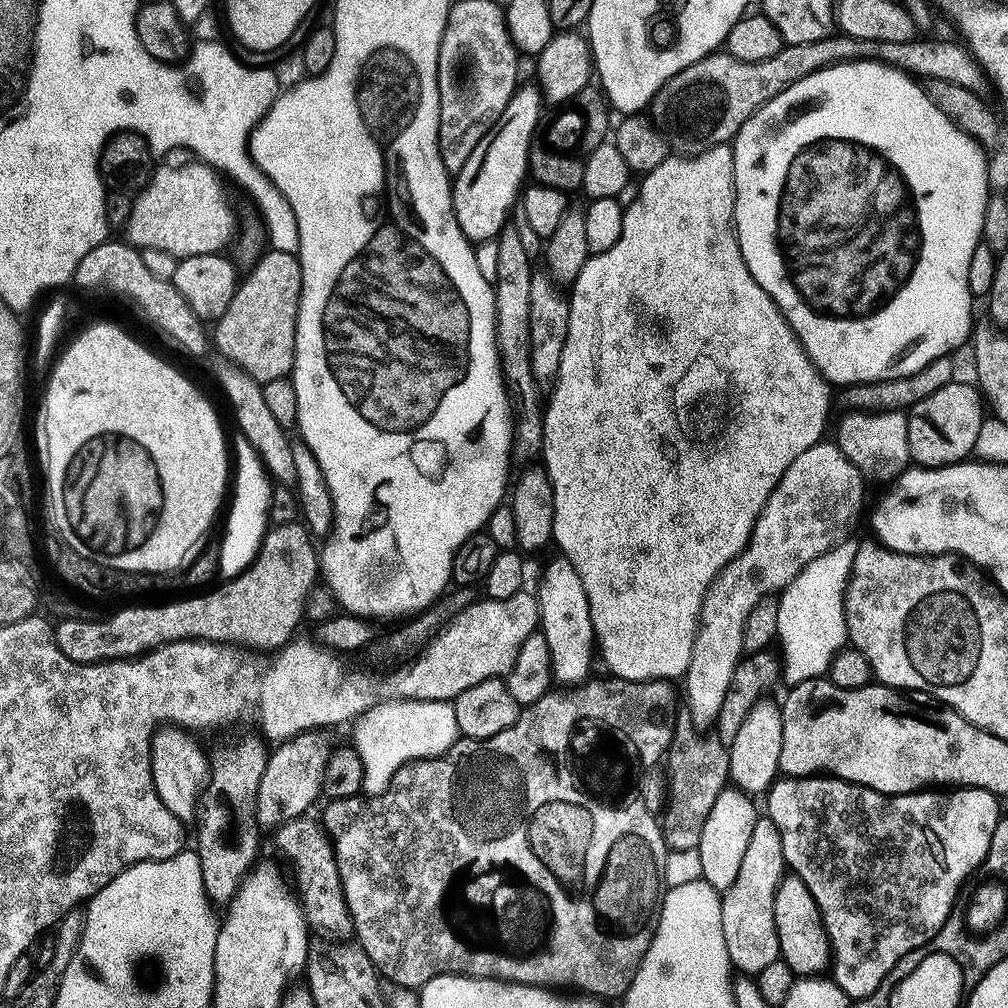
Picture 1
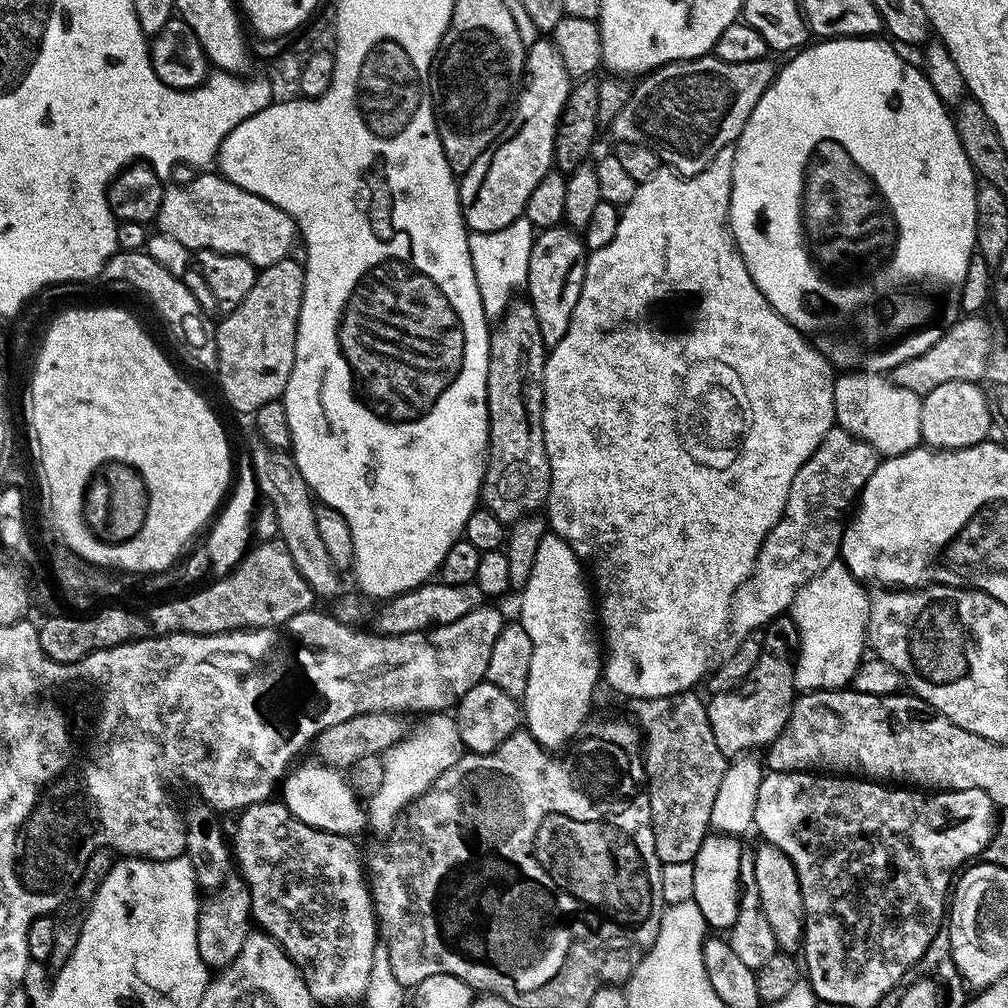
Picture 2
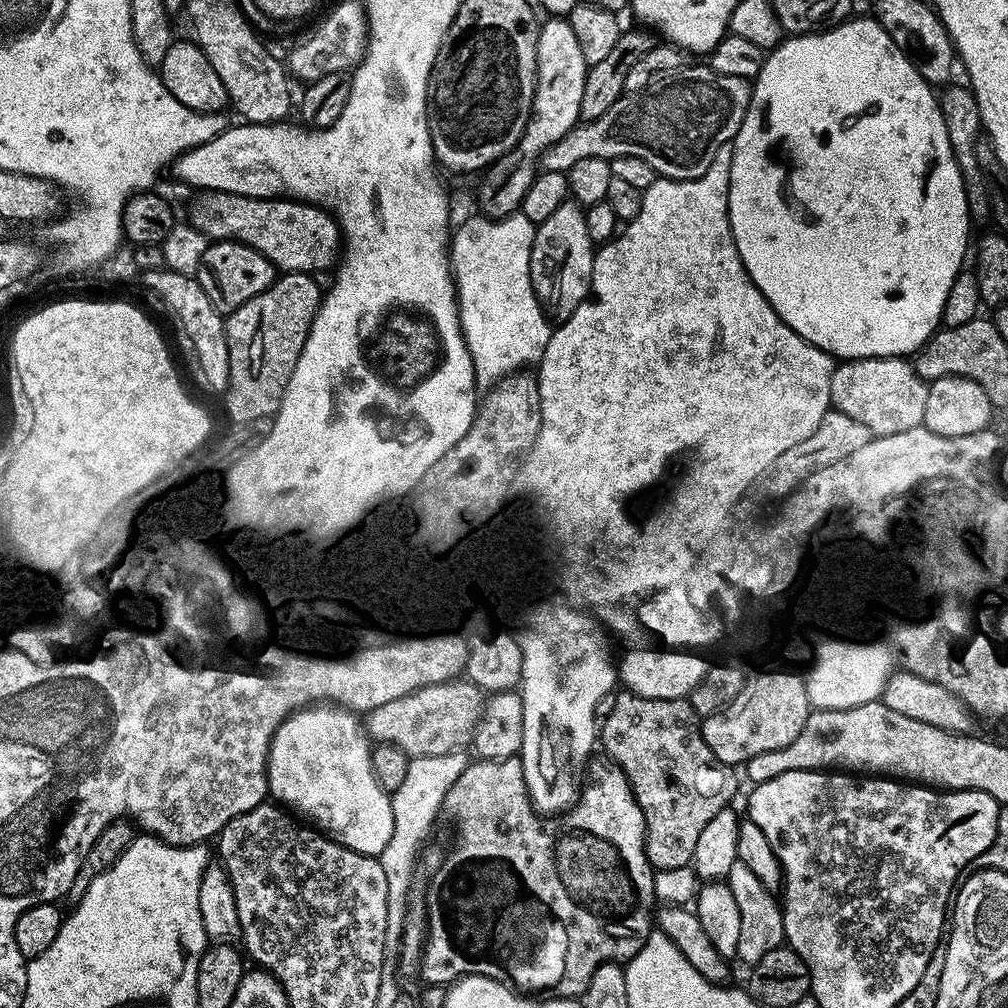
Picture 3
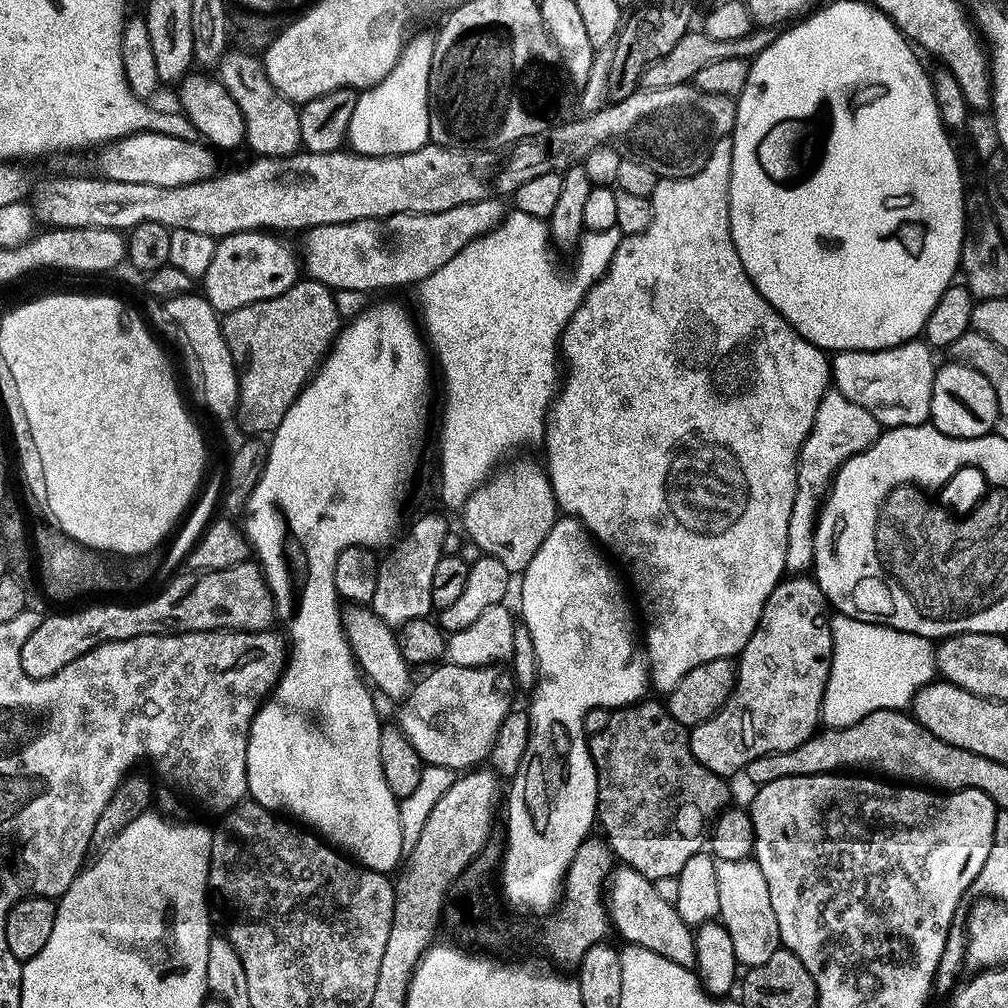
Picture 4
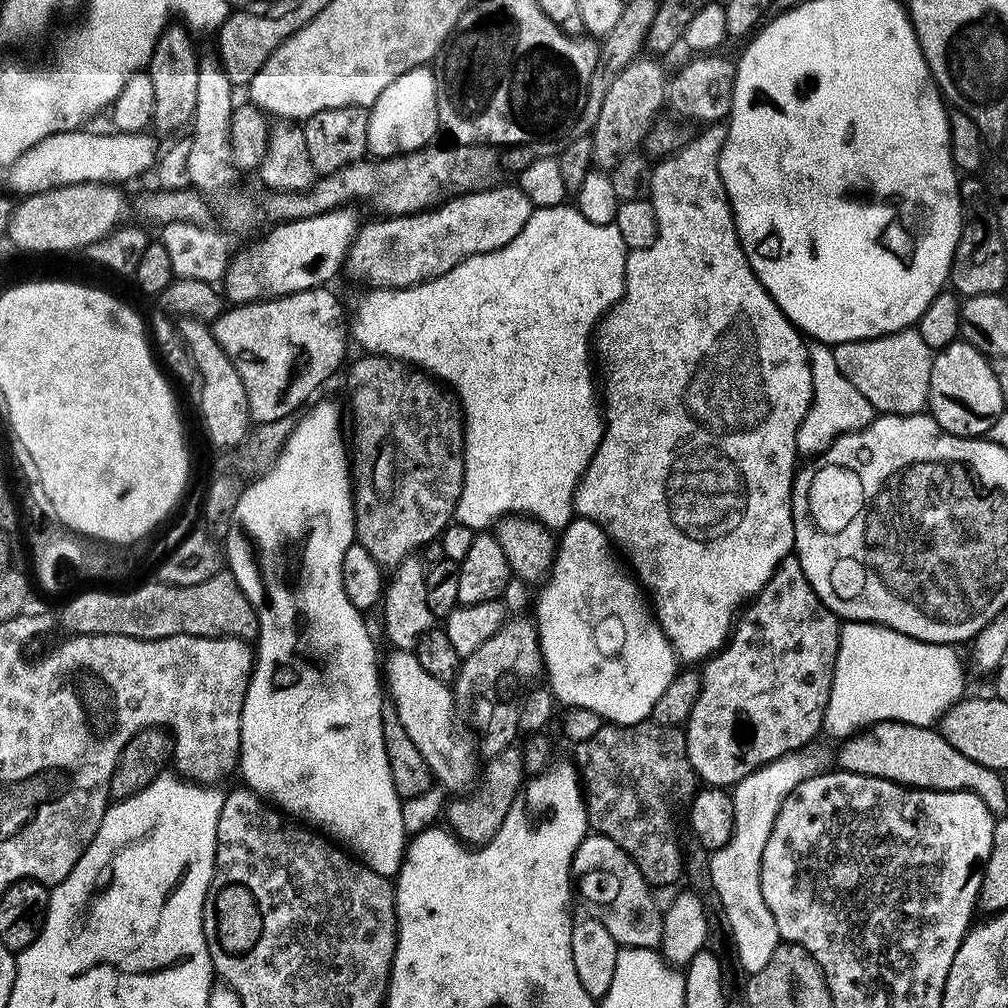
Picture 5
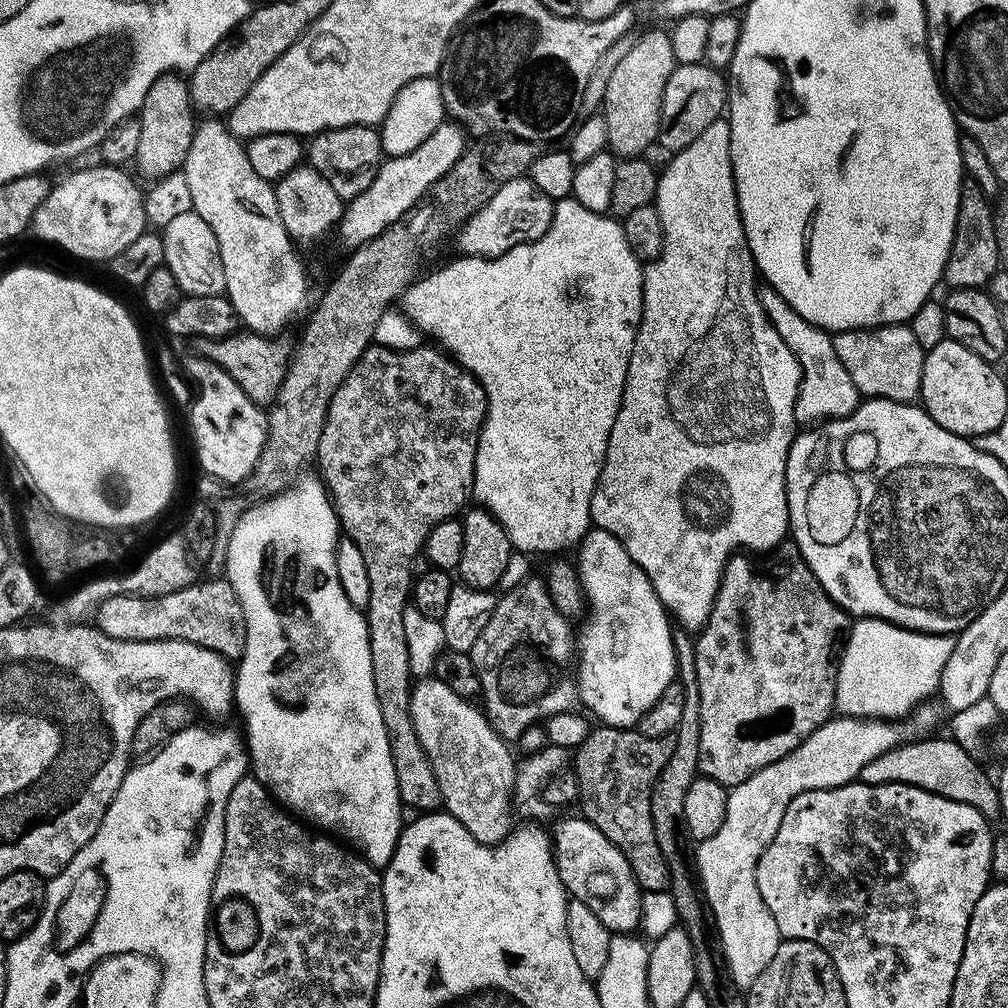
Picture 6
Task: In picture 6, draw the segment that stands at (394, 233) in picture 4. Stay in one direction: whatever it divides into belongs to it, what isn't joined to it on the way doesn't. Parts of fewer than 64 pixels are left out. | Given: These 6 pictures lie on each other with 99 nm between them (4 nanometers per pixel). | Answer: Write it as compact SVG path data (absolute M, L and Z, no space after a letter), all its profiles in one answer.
M527 175L516 177L500 186L497 193L461 225L454 236L454 241L461 248L459 251L466 256L501 256L504 252L509 252L514 246L542 238L542 234L546 234L552 221L553 207L552 199L546 194L542 194L542 190L538 190L538 186L534 186Z

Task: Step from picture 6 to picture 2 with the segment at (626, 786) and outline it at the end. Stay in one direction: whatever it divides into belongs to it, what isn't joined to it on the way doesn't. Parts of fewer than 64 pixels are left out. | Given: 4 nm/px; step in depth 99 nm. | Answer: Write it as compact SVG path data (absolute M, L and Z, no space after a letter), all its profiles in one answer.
M689 690L679 692L678 694L670 694L669 696L659 696L658 698L650 698L649 700L632 700L632 712L635 723L639 725L643 732L642 755L644 758L644 774L646 777L646 791L648 794L649 814L652 819L652 828L654 836L654 850L658 854L661 865L668 863L692 863L696 859L698 850L702 846L702 842L710 834L710 814L714 810L714 798L718 798L718 786L722 786L722 778L726 778L726 770L730 763L729 757L722 754L722 750L718 750L718 745L714 743L714 730L710 730L710 718L708 717L708 706L705 697L699 696L699 691Z

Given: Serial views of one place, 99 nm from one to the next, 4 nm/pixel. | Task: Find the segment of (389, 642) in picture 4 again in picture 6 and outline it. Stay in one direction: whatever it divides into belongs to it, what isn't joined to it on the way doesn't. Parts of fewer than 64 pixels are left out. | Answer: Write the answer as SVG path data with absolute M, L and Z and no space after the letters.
M420 678L412 686L410 718L414 722L418 742L422 742L426 758L430 758L434 778L438 778L443 811L450 813L465 832L471 834L473 840L479 844L495 846L503 842L514 827L512 804L514 805L518 760L516 756L512 757L512 752L508 749L511 747L492 729L487 716L477 705L475 708L474 704L471 699L459 696L440 679Z

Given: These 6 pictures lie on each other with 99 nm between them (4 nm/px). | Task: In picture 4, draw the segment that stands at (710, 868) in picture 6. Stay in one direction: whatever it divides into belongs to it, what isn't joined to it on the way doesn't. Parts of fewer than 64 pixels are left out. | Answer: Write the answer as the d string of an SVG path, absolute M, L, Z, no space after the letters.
M755 859L747 860L721 860L716 865L718 874L718 902L720 903L719 919L730 934L730 942L734 942L734 954L737 965L745 969L762 966L770 954L781 948L778 934L778 918L774 918L774 906L770 906L770 889L766 887L766 878L762 878L762 870Z

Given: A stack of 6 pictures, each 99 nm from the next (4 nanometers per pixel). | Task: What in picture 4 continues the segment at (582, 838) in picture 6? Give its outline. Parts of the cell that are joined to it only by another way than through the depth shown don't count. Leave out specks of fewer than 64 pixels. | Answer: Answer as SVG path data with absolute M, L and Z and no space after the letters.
M620 866L611 873L606 888L606 911L611 927L615 931L617 928L621 938L628 940L624 942L637 948L654 950L654 954L662 954L662 958L670 958L670 962L678 962L678 966L683 968L695 969L696 937L693 929L682 922L675 903L663 899L653 881L638 874L638 870Z

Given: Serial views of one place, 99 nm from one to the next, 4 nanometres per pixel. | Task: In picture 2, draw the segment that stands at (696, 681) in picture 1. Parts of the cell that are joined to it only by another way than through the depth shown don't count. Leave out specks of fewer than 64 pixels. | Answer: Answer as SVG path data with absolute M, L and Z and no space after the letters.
M833 426L826 434L826 438L822 438L815 454L802 465L798 474L794 474L794 482L786 498L784 517L772 527L770 534L762 542L752 572L746 578L746 582L738 586L734 594L730 617L731 635L736 635L736 638L751 636L757 630L767 626L770 621L775 620L777 616L785 615L791 609L798 590L802 590L802 586L806 586L806 582L810 582L814 574L822 574L826 566L837 563L840 543L846 527L846 517L858 493L866 486L870 474L874 474L877 463L876 451L871 446L854 438L838 426Z

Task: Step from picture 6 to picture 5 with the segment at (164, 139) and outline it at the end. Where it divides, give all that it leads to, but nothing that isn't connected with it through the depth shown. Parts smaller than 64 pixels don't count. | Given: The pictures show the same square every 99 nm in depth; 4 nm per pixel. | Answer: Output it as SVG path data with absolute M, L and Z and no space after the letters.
M169 25L156 40L155 50L148 63L151 82L154 83L155 114L153 127L162 132L172 132L187 127L191 123L198 100L199 55L192 42L192 35L187 27Z

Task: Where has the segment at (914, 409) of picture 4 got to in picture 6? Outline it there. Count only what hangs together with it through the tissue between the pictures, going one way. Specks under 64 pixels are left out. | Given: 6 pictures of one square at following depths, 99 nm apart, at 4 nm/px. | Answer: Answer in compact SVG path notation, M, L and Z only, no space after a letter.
M907 323L881 324L878 328L851 328L848 332L838 332L832 336L834 350L838 350L838 359L846 366L846 374L854 378L854 386L858 386L861 397L878 400L896 400L899 404L915 401L920 395L922 382L922 366L925 349L918 346L911 327Z

